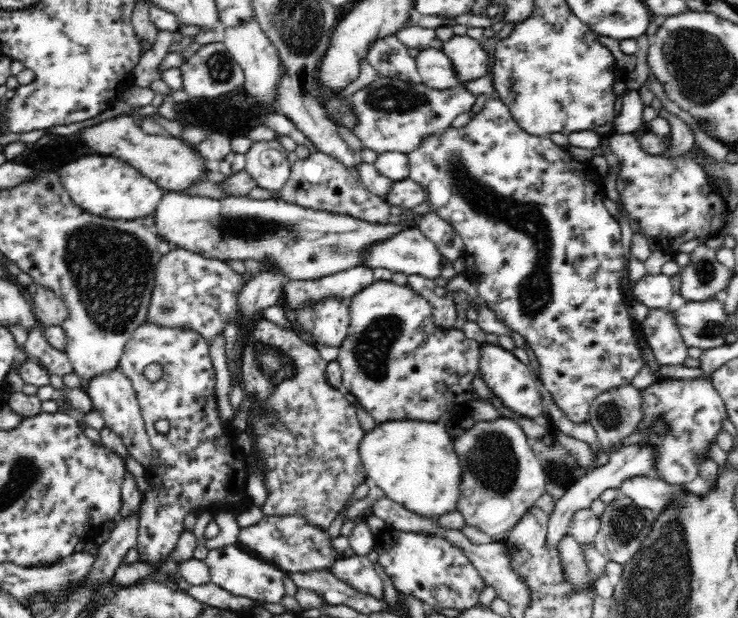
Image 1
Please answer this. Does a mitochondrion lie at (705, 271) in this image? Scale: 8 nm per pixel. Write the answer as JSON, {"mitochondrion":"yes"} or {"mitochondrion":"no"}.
{"mitochondrion":"yes"}

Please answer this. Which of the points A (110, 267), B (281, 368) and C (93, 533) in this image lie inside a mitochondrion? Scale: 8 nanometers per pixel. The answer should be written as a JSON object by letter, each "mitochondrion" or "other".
{"A":"mitochondrion","B":"mitochondrion","C":"other"}

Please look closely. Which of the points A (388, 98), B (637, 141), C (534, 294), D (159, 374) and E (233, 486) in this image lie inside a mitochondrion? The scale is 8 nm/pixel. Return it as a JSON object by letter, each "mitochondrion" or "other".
{"A":"mitochondrion","B":"other","C":"mitochondrion","D":"other","E":"other"}

